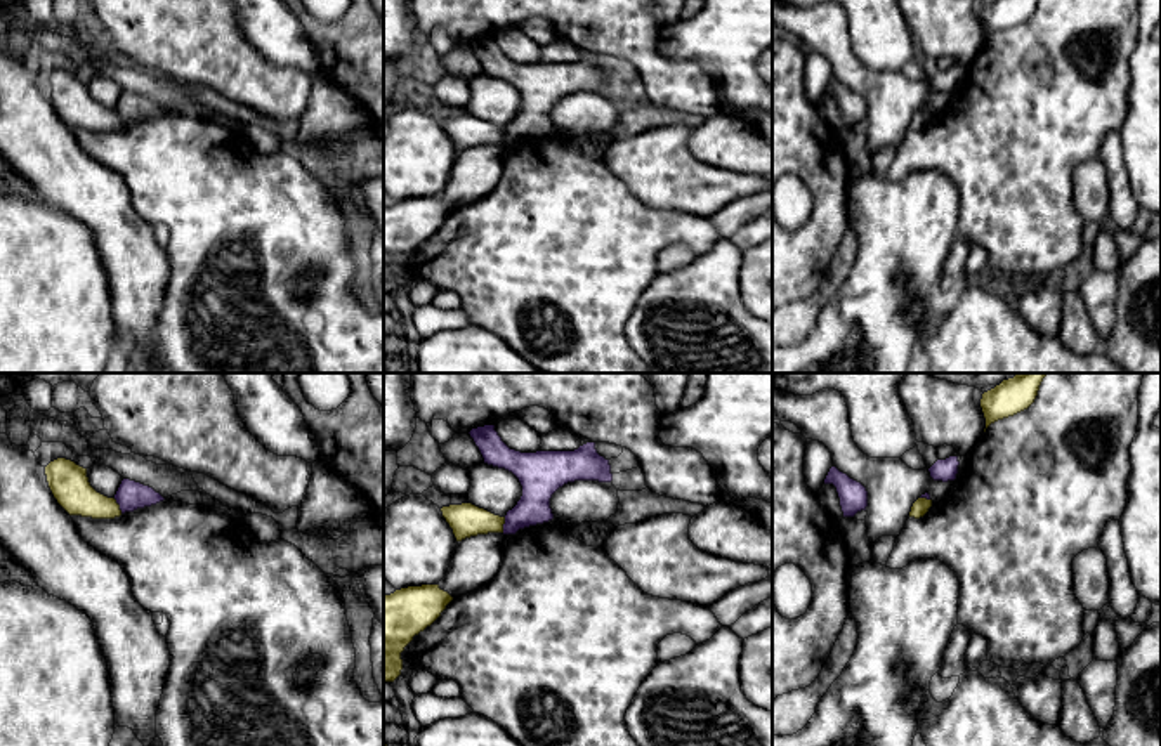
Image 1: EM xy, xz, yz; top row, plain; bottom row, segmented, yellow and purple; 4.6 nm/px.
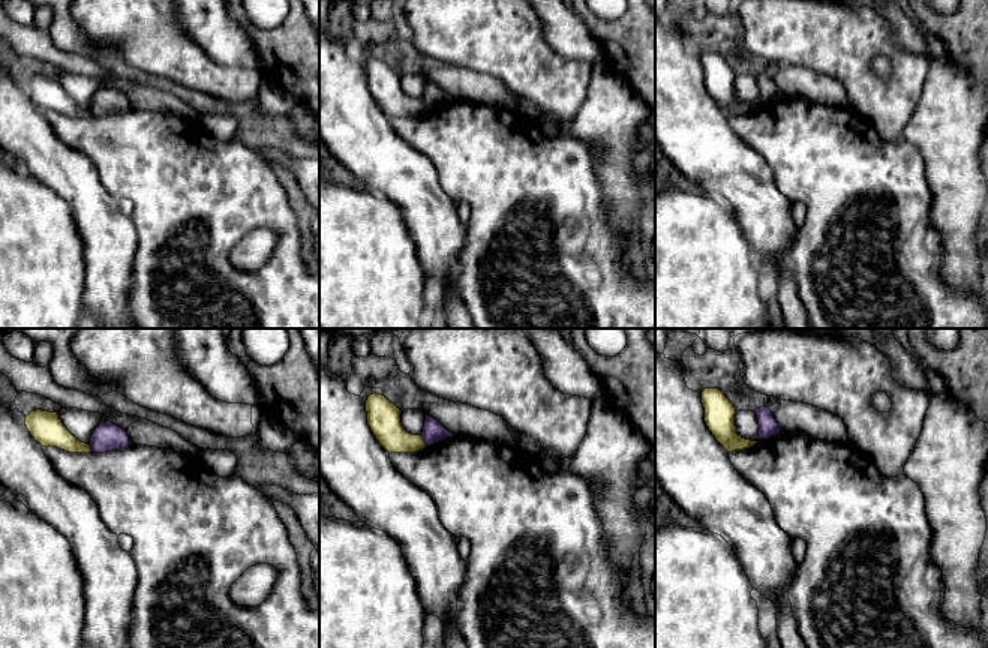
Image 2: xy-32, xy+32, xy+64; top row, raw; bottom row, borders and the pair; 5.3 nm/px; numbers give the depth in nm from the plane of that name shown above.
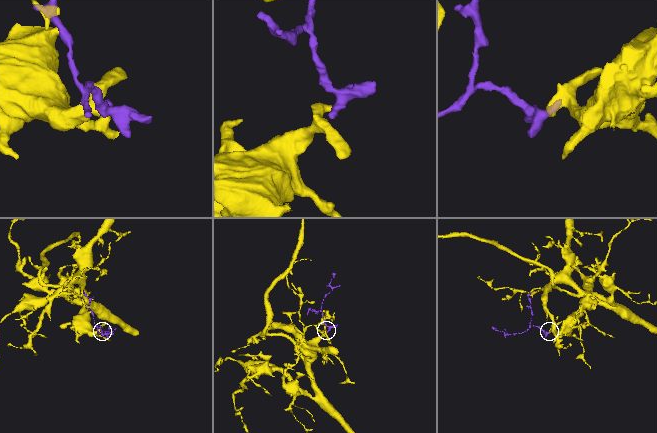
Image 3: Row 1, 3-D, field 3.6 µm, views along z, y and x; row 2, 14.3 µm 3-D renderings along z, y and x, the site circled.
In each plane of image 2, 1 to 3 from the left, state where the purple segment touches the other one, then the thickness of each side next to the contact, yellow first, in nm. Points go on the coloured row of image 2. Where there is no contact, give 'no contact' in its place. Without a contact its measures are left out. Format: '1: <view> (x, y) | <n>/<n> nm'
1: xy-32 (90, 447) | 160/150 nm
2: xy+32 (423, 440) | 180/110 nm
3: no contact

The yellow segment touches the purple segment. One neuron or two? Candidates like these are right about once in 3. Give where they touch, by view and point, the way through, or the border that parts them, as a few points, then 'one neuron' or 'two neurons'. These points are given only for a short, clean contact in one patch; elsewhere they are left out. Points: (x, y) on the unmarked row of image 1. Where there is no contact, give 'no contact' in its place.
contact xy (118, 117); border xy (113, 110), (122, 124); two neurons

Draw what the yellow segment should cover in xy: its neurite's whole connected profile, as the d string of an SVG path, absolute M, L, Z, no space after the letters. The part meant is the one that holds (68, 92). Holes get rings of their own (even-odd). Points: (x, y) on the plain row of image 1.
M57 69L45 78L49 99L69 127L115 130L121 127L115 109L97 104L87 88L87 80L71 71Z

